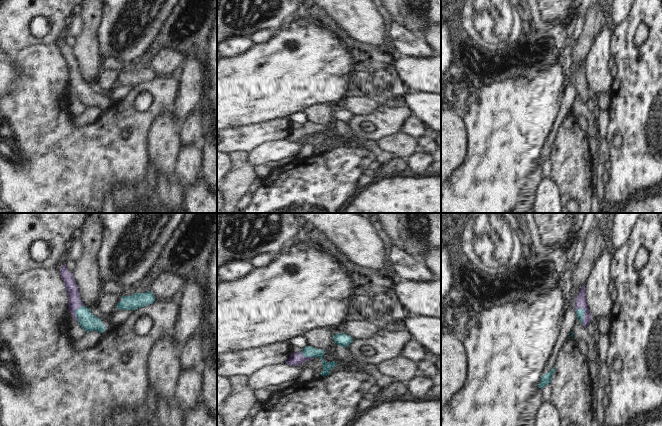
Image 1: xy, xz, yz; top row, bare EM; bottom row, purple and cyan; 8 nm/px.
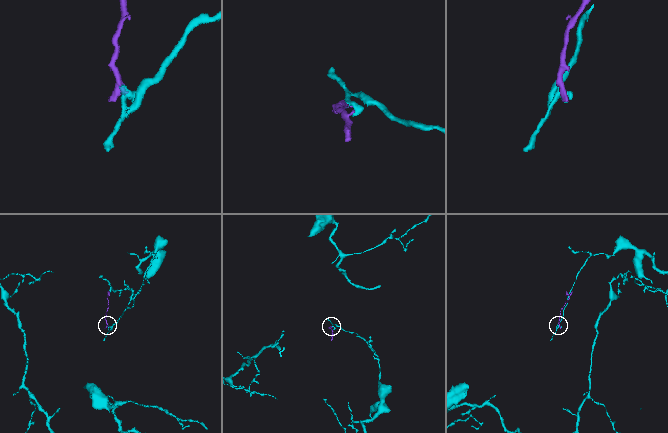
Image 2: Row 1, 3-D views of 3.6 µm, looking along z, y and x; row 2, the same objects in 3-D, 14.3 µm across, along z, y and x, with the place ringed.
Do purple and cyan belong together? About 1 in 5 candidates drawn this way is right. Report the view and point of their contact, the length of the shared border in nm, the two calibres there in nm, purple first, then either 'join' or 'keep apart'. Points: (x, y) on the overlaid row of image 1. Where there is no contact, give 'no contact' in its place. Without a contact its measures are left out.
yz (584, 315) | 150 nm | 100/70 nm | join

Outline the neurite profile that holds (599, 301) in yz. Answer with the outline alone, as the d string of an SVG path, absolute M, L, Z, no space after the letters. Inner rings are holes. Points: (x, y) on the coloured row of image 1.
M604 246L592 270L589 282L585 285L587 306L591 319L597 321L600 317L610 317L613 300L609 293L611 283L612 252Z

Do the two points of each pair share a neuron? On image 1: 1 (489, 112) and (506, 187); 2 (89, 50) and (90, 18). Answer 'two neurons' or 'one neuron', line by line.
1: one neuron
2: one neuron

